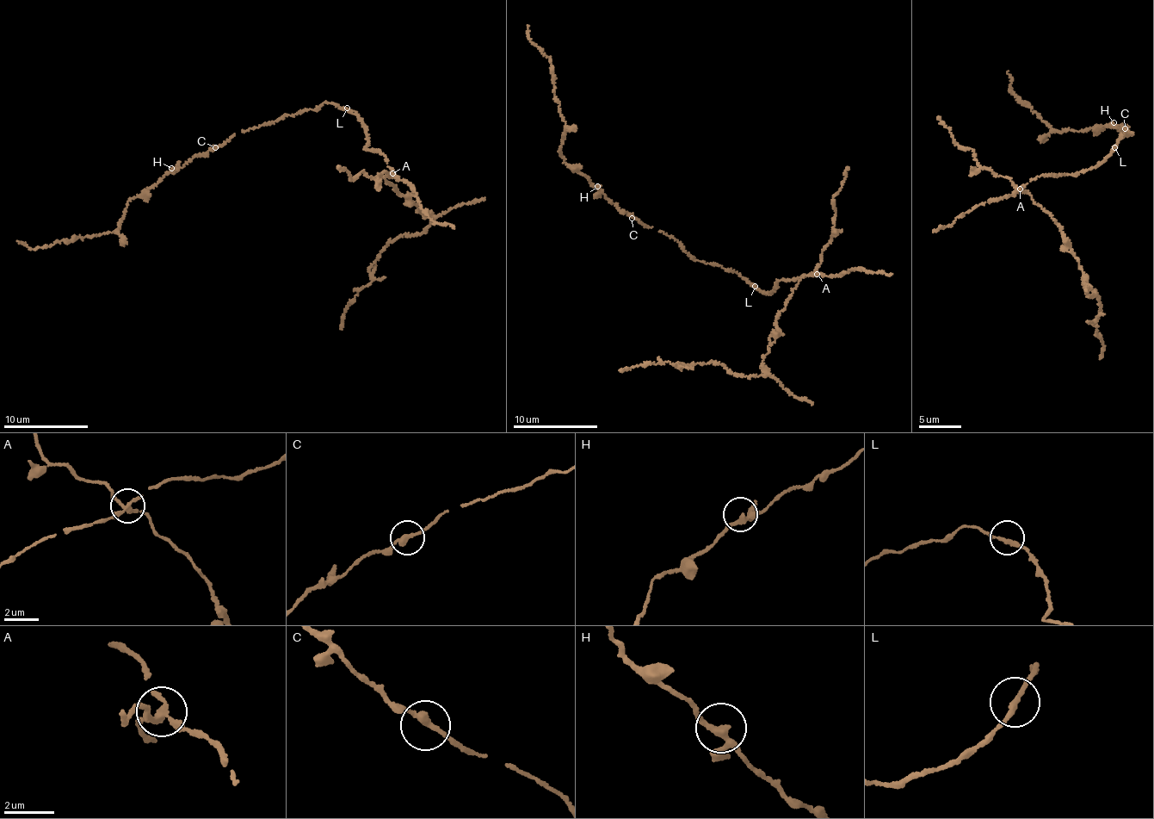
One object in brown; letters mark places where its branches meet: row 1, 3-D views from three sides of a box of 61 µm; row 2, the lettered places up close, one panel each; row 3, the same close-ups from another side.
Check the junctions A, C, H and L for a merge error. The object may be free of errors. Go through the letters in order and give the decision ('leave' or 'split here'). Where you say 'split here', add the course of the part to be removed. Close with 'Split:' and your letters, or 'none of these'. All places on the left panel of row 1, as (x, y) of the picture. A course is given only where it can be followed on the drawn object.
A: split here; course (392, 174), (385, 179), (432, 223), (388, 244), (340, 329)
C: leave
H: leave
L: leave
Split: A

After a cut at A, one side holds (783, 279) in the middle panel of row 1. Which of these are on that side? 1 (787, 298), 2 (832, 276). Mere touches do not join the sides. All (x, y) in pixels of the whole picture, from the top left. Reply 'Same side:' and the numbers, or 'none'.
Same side: 2

